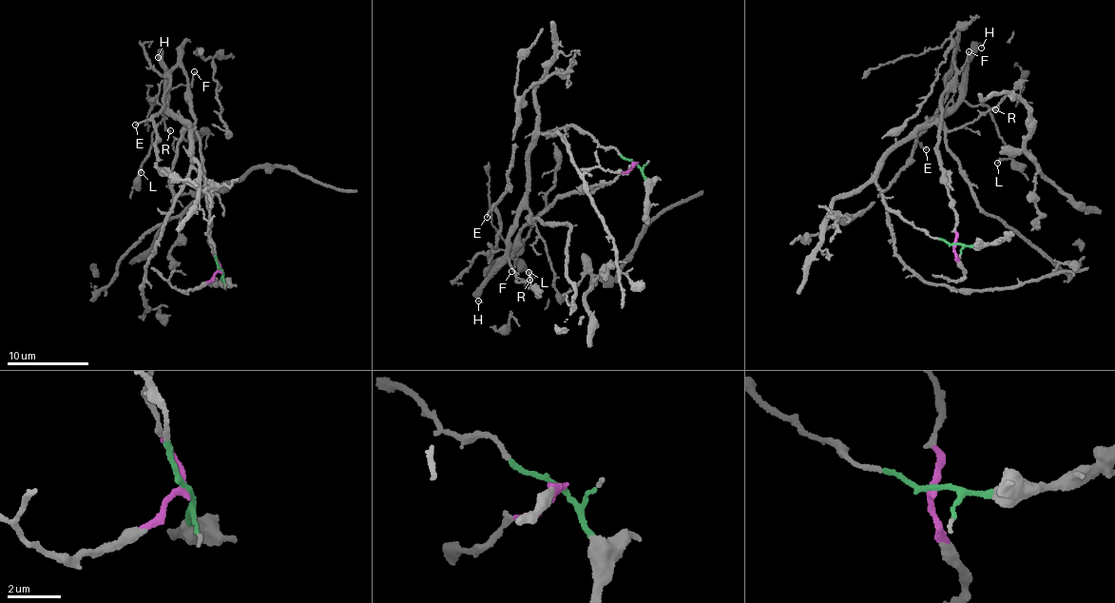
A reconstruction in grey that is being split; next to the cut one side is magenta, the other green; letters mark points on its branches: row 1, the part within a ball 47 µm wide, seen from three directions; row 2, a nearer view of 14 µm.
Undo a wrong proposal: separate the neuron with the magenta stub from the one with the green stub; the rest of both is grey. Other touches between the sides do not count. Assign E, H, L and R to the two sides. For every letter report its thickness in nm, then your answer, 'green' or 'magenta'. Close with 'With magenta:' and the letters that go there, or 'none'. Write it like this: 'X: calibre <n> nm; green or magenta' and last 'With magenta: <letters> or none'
E: calibre 120 nm; magenta
H: calibre 100 nm; green
L: calibre 180 nm; green
R: calibre 190 nm; green
With magenta: E

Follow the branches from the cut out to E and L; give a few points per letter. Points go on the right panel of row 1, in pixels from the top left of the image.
E: (954, 243), (953, 199), (936, 143), (943, 90), (955, 73), (952, 60), (940, 109), (917, 137), (926, 150)
L: (954, 243), (927, 234), (886, 206), (876, 184), (876, 163), (963, 101), (989, 109), (1009, 153), (996, 163)

